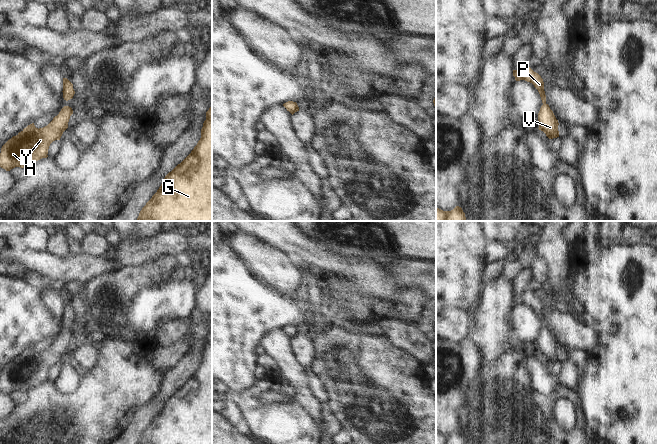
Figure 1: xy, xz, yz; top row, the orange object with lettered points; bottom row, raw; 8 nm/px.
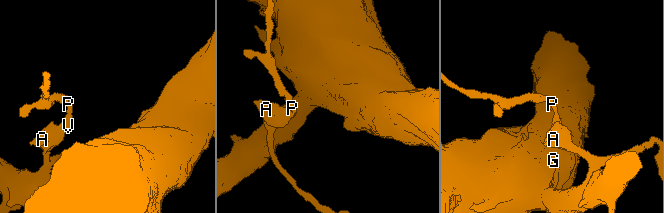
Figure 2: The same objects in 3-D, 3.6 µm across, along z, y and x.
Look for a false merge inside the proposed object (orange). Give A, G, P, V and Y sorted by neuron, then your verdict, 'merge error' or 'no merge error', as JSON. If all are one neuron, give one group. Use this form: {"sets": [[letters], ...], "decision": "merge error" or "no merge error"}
{"sets": [["A", "G", "P", "V", "Y"]], "decision": "no merge error"}

